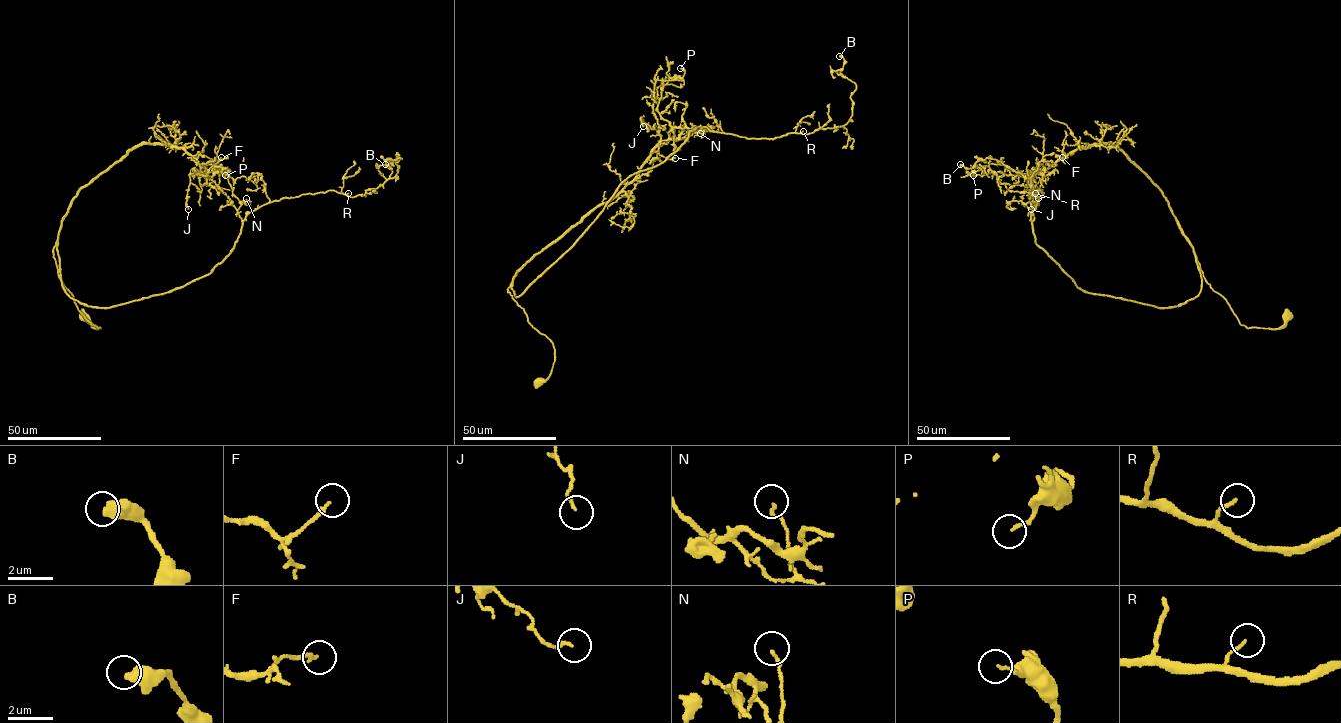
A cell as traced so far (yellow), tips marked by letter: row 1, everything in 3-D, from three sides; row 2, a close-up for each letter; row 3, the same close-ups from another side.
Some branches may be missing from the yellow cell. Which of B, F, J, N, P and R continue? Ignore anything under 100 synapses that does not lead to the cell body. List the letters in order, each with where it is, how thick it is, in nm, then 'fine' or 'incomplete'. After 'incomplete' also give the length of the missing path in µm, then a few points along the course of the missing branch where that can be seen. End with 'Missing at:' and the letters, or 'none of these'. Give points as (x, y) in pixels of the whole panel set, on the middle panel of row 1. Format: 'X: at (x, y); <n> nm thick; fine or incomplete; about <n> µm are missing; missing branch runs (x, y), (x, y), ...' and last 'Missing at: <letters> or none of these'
B: at (839, 56); 550 nm thick; fine
F: at (675, 158); 160 nm thick; fine
J: at (643, 126); 110 nm thick; fine
N: at (700, 133); 110 nm thick; fine
P: at (680, 68); 140 nm thick; fine
R: at (803, 131); 110 nm thick; fine
Missing at: none of these

